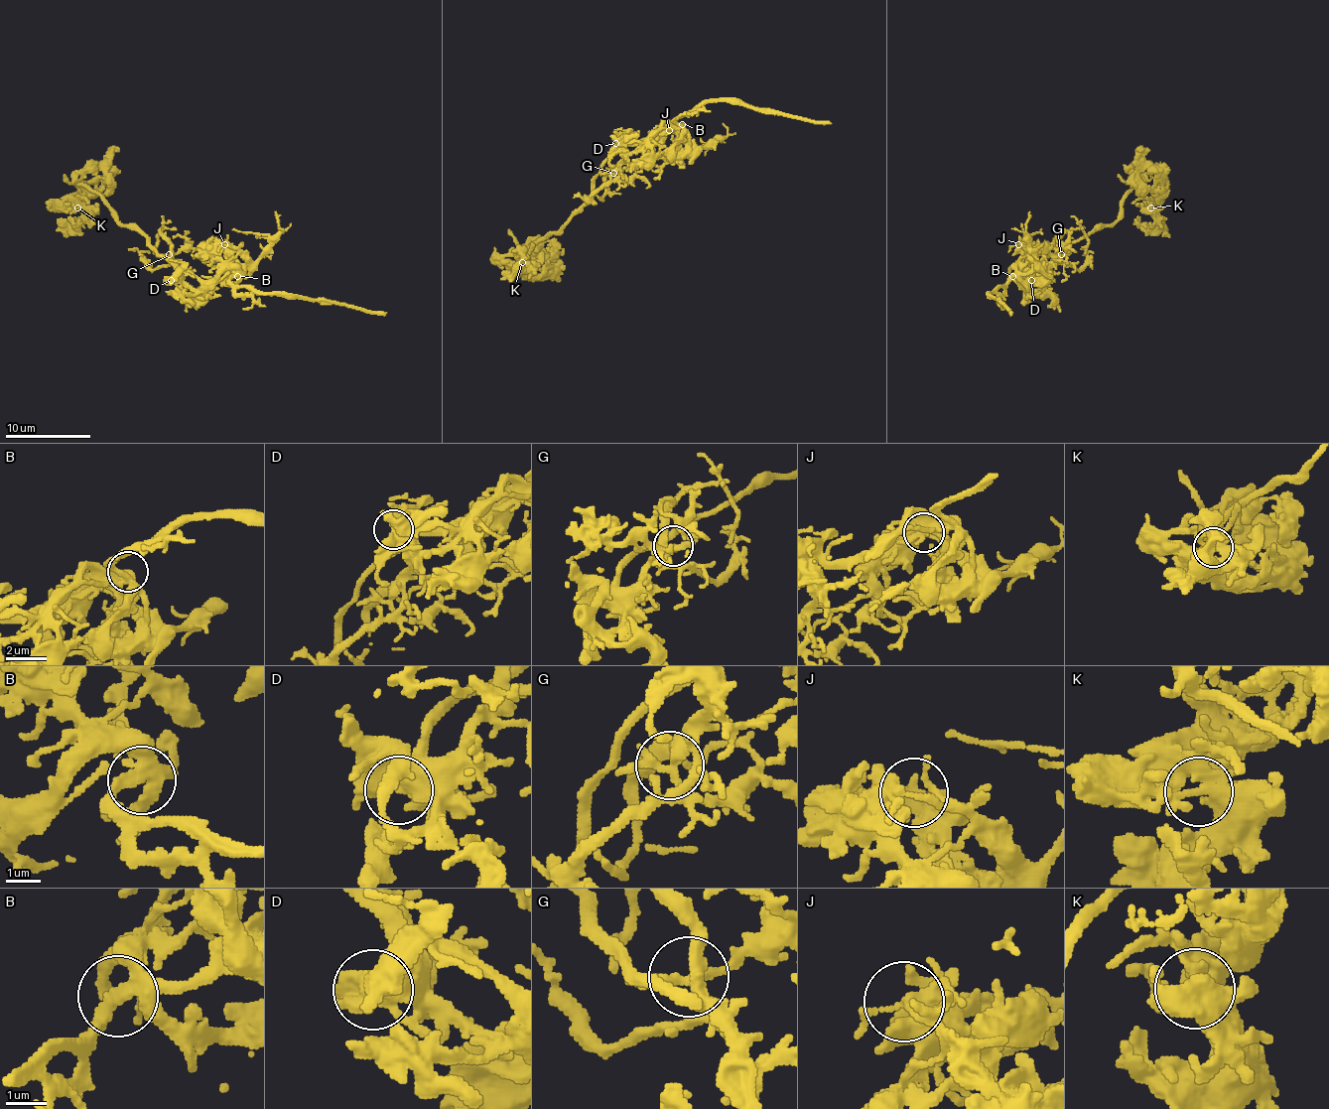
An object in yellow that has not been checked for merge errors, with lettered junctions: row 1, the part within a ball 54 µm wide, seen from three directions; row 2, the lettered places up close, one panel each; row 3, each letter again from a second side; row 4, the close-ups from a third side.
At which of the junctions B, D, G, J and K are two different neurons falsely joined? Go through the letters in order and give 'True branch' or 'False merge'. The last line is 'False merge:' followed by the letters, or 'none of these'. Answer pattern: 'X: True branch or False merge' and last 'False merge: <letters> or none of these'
B: True branch
D: True branch
G: True branch
J: True branch
K: True branch
False merge: none of these

